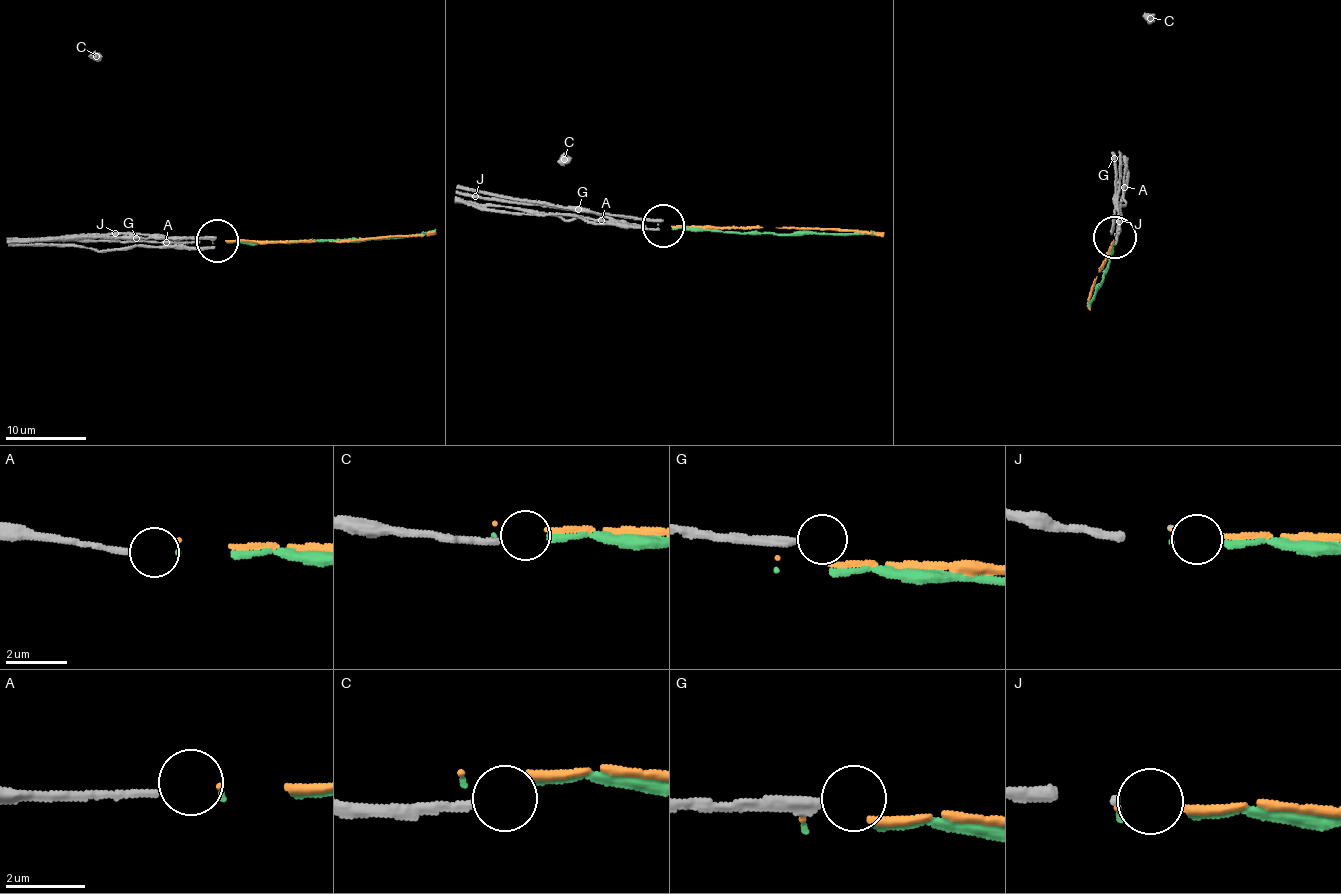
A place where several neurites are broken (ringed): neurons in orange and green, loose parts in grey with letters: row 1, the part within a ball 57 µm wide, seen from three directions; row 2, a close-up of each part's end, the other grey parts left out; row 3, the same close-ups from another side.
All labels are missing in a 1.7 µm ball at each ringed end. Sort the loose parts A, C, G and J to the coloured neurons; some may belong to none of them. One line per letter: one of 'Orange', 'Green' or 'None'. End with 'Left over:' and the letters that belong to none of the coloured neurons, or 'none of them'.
A: Green
C: None
G: None
J: None
Left over: C, G, J

